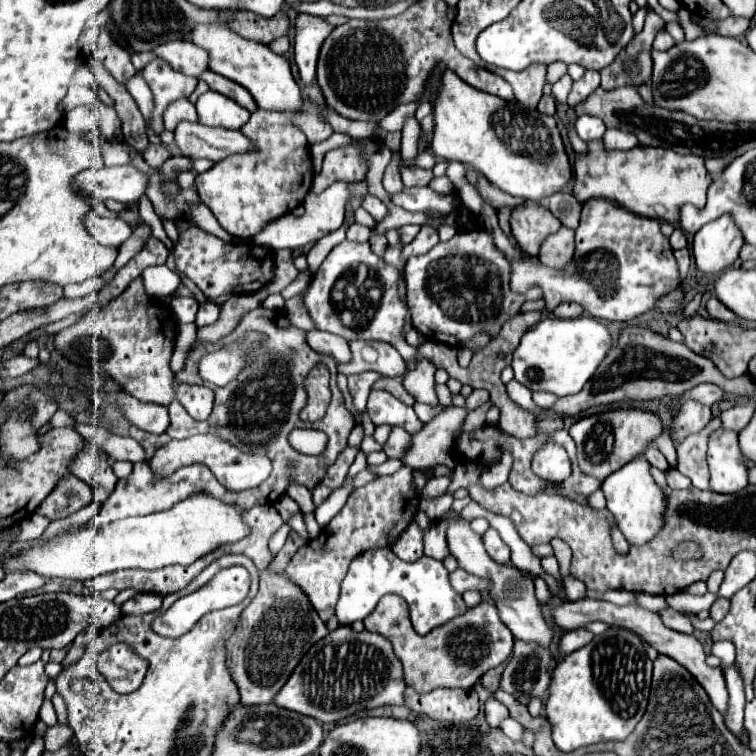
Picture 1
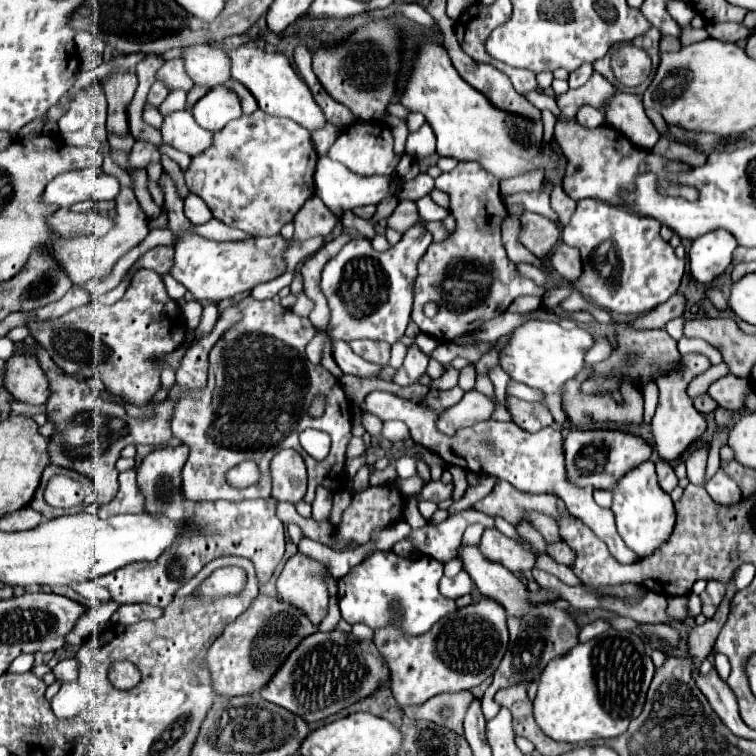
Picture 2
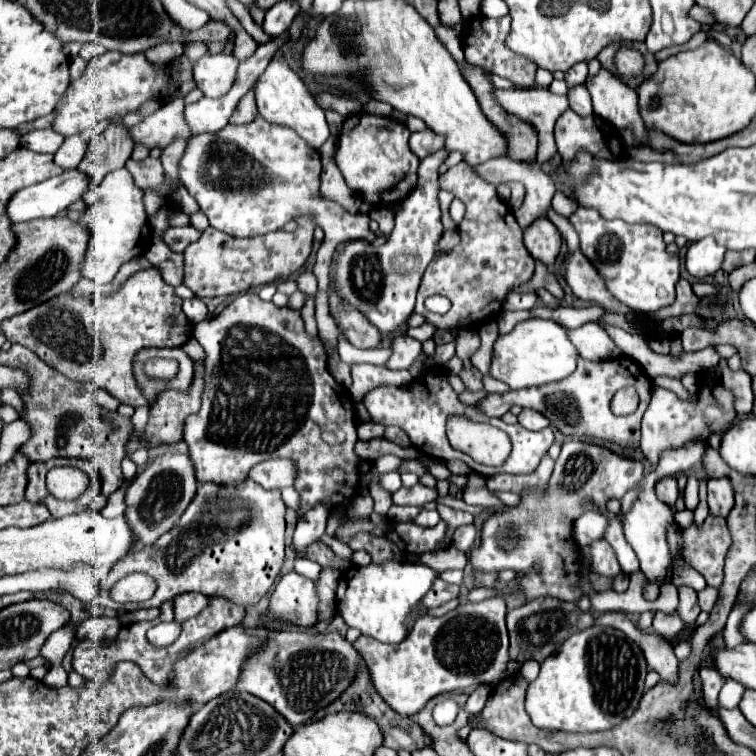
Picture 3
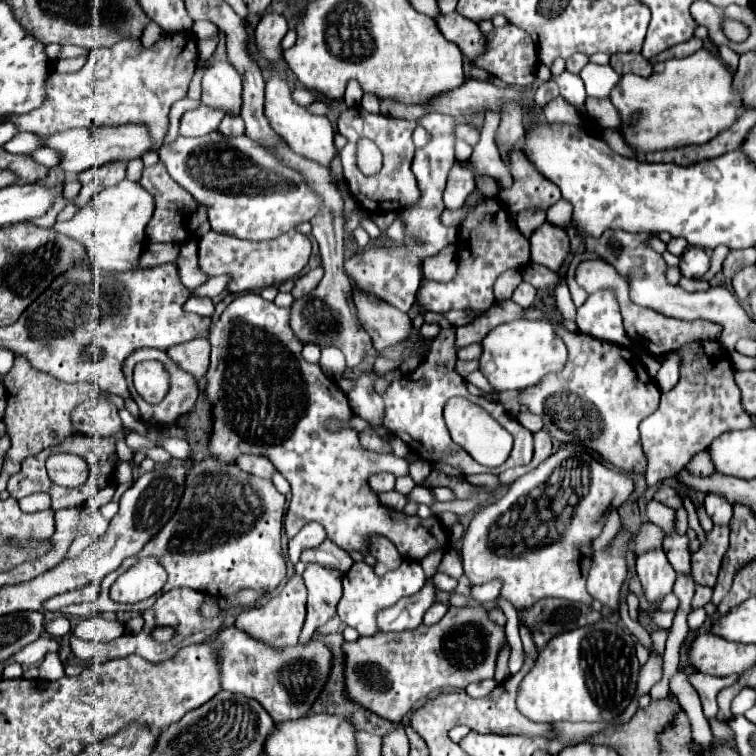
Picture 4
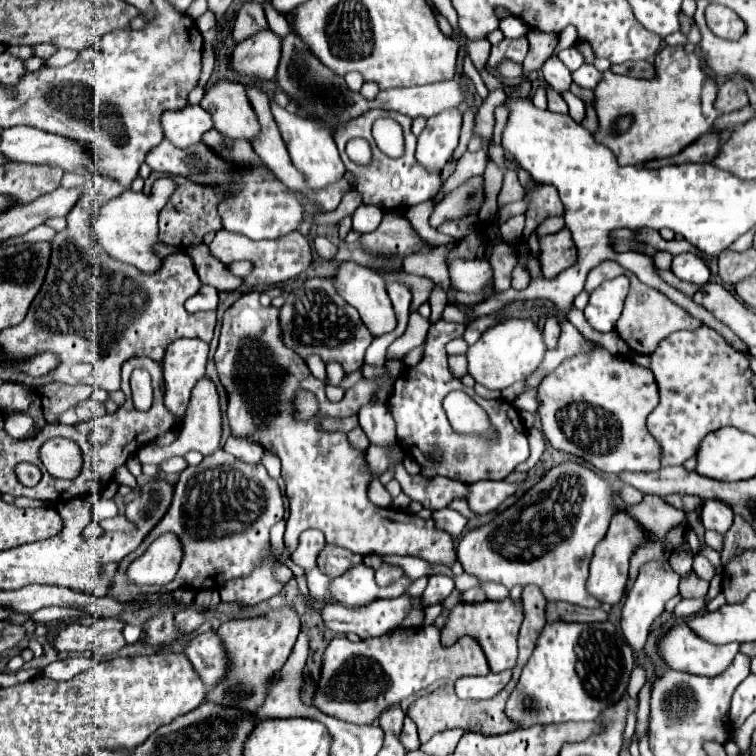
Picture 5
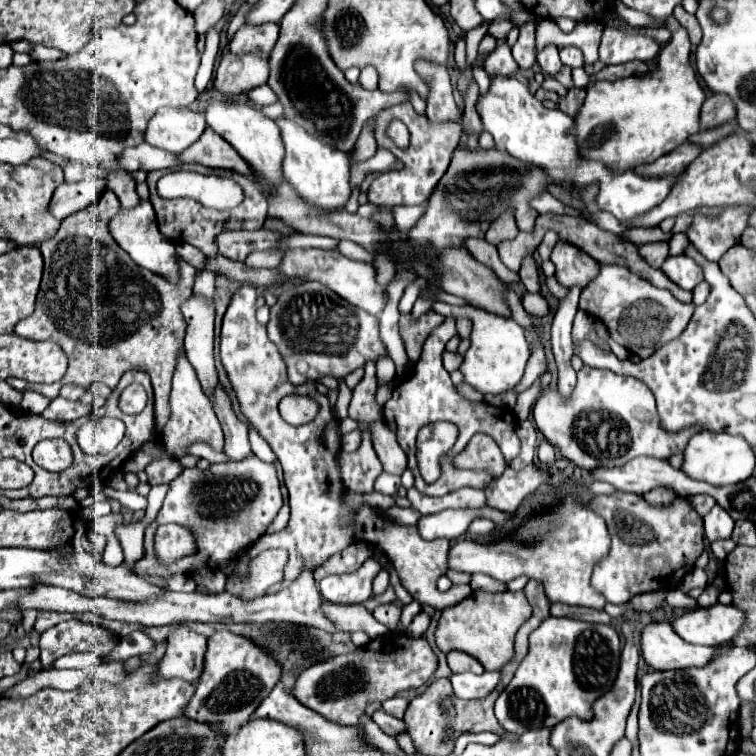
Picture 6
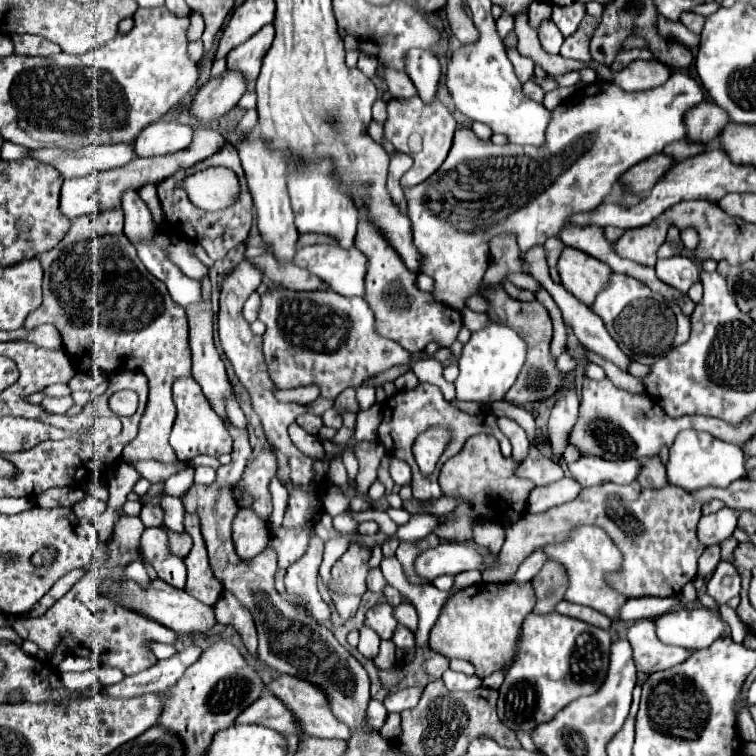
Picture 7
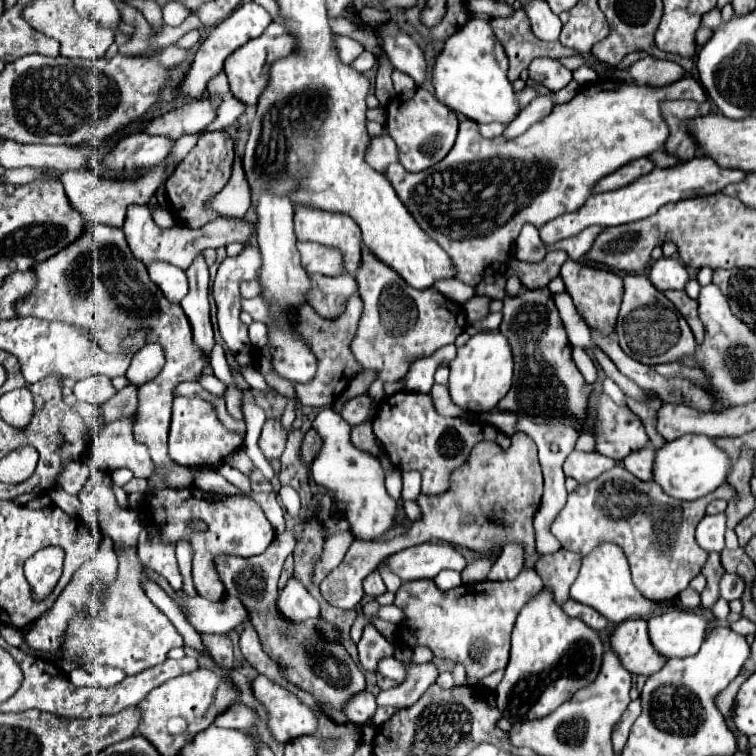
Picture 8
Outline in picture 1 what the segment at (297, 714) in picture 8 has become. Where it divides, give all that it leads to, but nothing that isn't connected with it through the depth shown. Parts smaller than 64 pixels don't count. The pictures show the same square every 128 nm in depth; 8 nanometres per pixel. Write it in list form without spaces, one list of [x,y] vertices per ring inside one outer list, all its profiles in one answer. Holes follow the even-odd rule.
[[[388,594],[378,602],[376,610],[364,620],[364,626],[366,630],[390,640],[394,654],[402,660],[404,680],[416,692],[430,692],[436,688],[470,688],[490,668],[496,668],[498,664],[508,660],[512,652],[510,630],[502,624],[494,602],[480,602],[478,606],[468,608],[464,614],[456,616],[456,620],[448,620],[448,624],[442,624],[426,636],[420,636],[414,632],[410,624],[406,602],[396,594]]]

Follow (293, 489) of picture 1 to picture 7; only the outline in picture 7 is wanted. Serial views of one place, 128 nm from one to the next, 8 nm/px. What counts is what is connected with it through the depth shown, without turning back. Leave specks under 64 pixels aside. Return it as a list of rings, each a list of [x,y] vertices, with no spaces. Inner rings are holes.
[[[204,276],[204,280],[200,280],[202,284],[202,302],[200,304],[188,304],[186,308],[186,316],[188,316],[188,324],[190,324],[190,348],[192,348],[192,378],[202,386],[206,398],[210,400],[212,408],[216,410],[216,414],[220,418],[226,418],[226,410],[224,410],[224,398],[232,396],[232,386],[228,382],[226,370],[224,370],[224,362],[214,346],[214,338],[212,338],[212,306],[210,306],[210,278]]]

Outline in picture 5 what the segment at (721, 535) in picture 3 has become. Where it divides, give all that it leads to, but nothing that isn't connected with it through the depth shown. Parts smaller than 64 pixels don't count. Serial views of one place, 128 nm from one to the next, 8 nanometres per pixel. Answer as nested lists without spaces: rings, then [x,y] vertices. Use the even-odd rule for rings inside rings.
[[[696,555],[693,559],[692,569],[702,580],[708,580],[714,576],[714,566],[708,562],[708,558],[704,558],[703,555]]]

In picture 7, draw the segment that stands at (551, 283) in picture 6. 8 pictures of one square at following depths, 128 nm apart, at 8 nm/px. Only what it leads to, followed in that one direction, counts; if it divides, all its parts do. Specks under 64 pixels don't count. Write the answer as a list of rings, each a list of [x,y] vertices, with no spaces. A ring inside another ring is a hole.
[[[586,350],[586,357],[590,362],[594,362],[594,364],[598,364],[598,366],[604,368],[606,376],[610,378],[610,382],[612,382],[614,386],[618,386],[618,388],[622,388],[622,390],[626,390],[626,392],[630,392],[630,394],[640,394],[640,396],[646,394],[646,392],[644,392],[644,384],[640,384],[640,378],[634,378],[634,376],[622,372],[616,364],[612,364],[612,362],[608,362],[608,360],[596,356],[596,354],[592,354],[592,352],[588,350]]]

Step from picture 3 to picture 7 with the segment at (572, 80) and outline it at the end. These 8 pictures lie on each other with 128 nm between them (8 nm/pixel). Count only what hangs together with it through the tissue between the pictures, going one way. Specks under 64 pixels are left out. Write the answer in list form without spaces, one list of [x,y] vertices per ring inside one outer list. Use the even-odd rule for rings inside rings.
[[[586,14],[578,26],[578,30],[574,34],[570,34],[568,38],[564,38],[564,44],[560,48],[560,54],[564,58],[574,58],[580,62],[588,62],[588,44],[590,38],[594,34],[594,30],[598,28],[600,18]]]

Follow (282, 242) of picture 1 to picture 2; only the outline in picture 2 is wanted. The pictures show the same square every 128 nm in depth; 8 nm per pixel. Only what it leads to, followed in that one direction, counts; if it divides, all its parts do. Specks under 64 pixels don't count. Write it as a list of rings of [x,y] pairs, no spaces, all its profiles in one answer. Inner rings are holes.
[[[326,156],[318,160],[314,180],[316,180],[316,194],[324,200],[324,204],[336,216],[340,216],[342,210],[350,210],[350,208],[366,206],[366,204],[378,204],[382,198],[396,194],[396,184],[392,182],[392,178],[388,178],[388,176],[358,176],[358,174],[350,172],[348,168],[344,168],[340,162],[334,162]]]

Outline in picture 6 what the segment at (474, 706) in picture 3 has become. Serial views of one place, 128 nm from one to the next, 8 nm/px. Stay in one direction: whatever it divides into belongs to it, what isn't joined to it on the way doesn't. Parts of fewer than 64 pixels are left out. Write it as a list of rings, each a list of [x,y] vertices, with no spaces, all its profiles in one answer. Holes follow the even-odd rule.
[[[462,672],[450,676],[454,694],[458,698],[484,698],[496,688],[498,680],[500,680],[498,672],[484,672],[480,676],[472,672]]]

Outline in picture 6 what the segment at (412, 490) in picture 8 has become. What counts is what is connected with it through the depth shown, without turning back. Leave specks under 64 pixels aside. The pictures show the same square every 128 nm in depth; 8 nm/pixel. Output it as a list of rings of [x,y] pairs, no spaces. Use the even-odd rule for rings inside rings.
[[[376,420],[372,424],[368,424],[370,432],[372,432],[372,442],[374,442],[374,450],[384,466],[386,472],[402,476],[402,472],[406,470],[406,456],[404,450],[398,446],[394,432],[384,424],[384,420]]]

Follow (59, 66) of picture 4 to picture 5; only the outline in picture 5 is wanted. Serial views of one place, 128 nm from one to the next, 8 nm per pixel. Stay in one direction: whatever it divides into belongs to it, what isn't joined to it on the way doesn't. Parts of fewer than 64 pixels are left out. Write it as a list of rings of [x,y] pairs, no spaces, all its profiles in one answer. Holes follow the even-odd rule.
[[[58,50],[58,52],[54,52],[50,58],[46,58],[44,60],[44,66],[66,66],[66,64],[70,64],[72,60],[76,60],[76,52],[74,50]]]

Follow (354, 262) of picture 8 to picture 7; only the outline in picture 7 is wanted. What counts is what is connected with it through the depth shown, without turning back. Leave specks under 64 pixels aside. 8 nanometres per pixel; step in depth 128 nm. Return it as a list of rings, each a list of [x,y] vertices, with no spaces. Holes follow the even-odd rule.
[[[296,160],[294,164],[290,164],[290,174],[288,174],[288,192],[290,192],[290,200],[292,200],[292,210],[296,216],[296,228],[300,234],[326,234],[332,236],[340,248],[352,248],[354,246],[354,236],[356,236],[356,224],[358,224],[358,208],[354,206],[354,202],[342,194],[338,190],[338,180],[332,178],[330,174],[330,162],[322,160],[320,164],[302,164],[302,168],[296,168]]]

